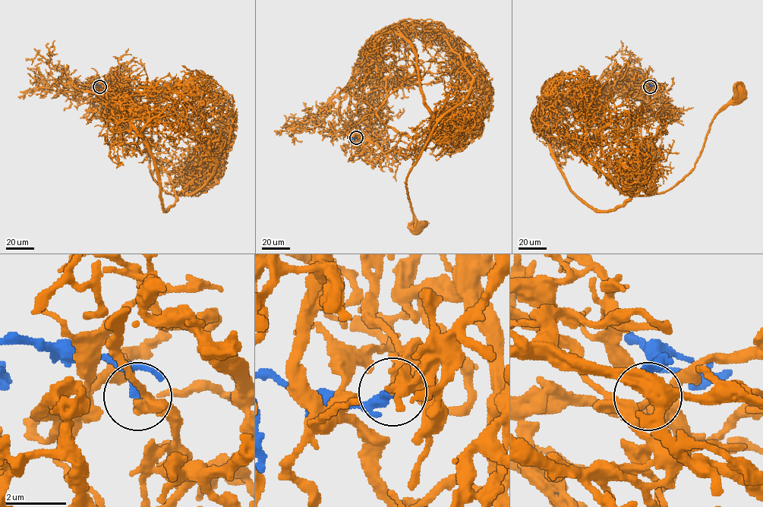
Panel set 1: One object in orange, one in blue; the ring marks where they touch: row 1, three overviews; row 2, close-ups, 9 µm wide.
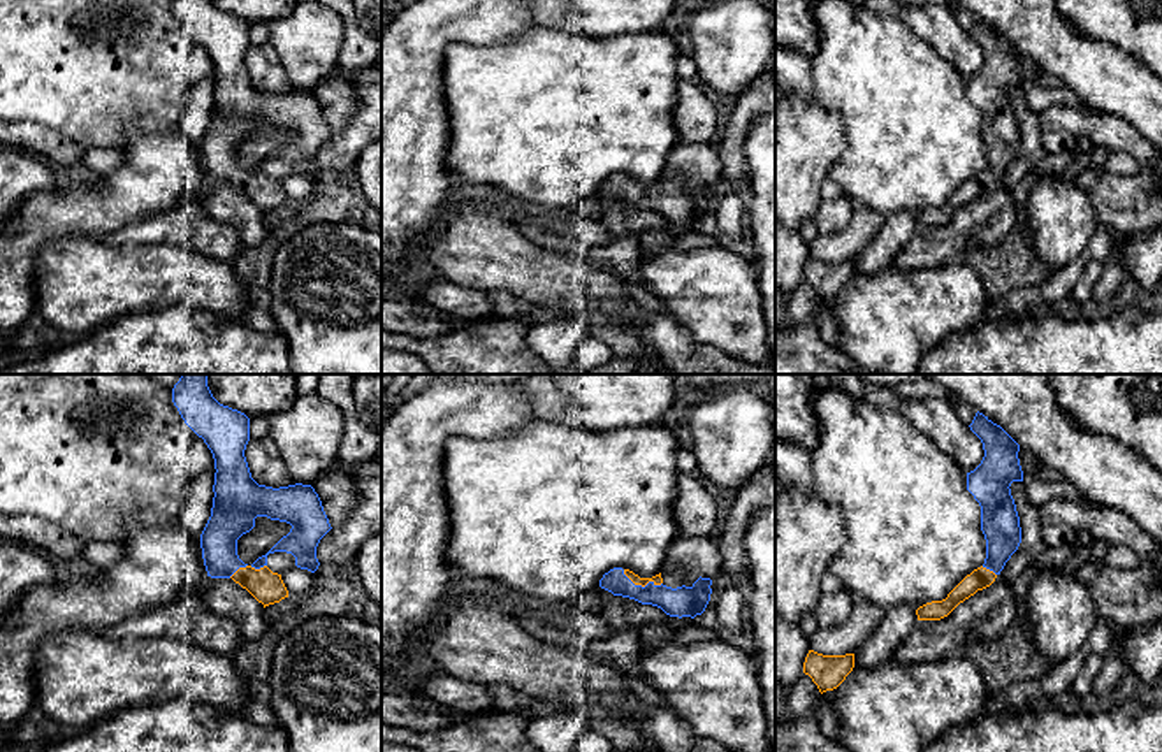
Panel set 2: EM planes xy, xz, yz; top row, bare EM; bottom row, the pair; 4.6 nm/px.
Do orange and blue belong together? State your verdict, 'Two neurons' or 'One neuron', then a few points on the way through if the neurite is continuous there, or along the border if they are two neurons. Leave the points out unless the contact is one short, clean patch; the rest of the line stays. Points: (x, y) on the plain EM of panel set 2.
One neuron. Path across: xz (635, 185), (642, 192), (672, 208), (684, 208)

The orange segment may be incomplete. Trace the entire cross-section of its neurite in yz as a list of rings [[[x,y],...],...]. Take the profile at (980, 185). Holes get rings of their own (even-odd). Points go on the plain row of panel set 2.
[[[979,18],[969,33],[984,56],[981,70],[967,79],[967,97],[981,112],[986,165],[946,206],[919,213],[918,227],[940,227],[977,197],[990,193],[1021,149],[1020,123],[1009,95],[1013,88],[1023,88],[1020,51]]]

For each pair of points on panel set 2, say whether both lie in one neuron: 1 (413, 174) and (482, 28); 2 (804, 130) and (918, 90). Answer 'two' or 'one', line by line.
1: one
2: two

